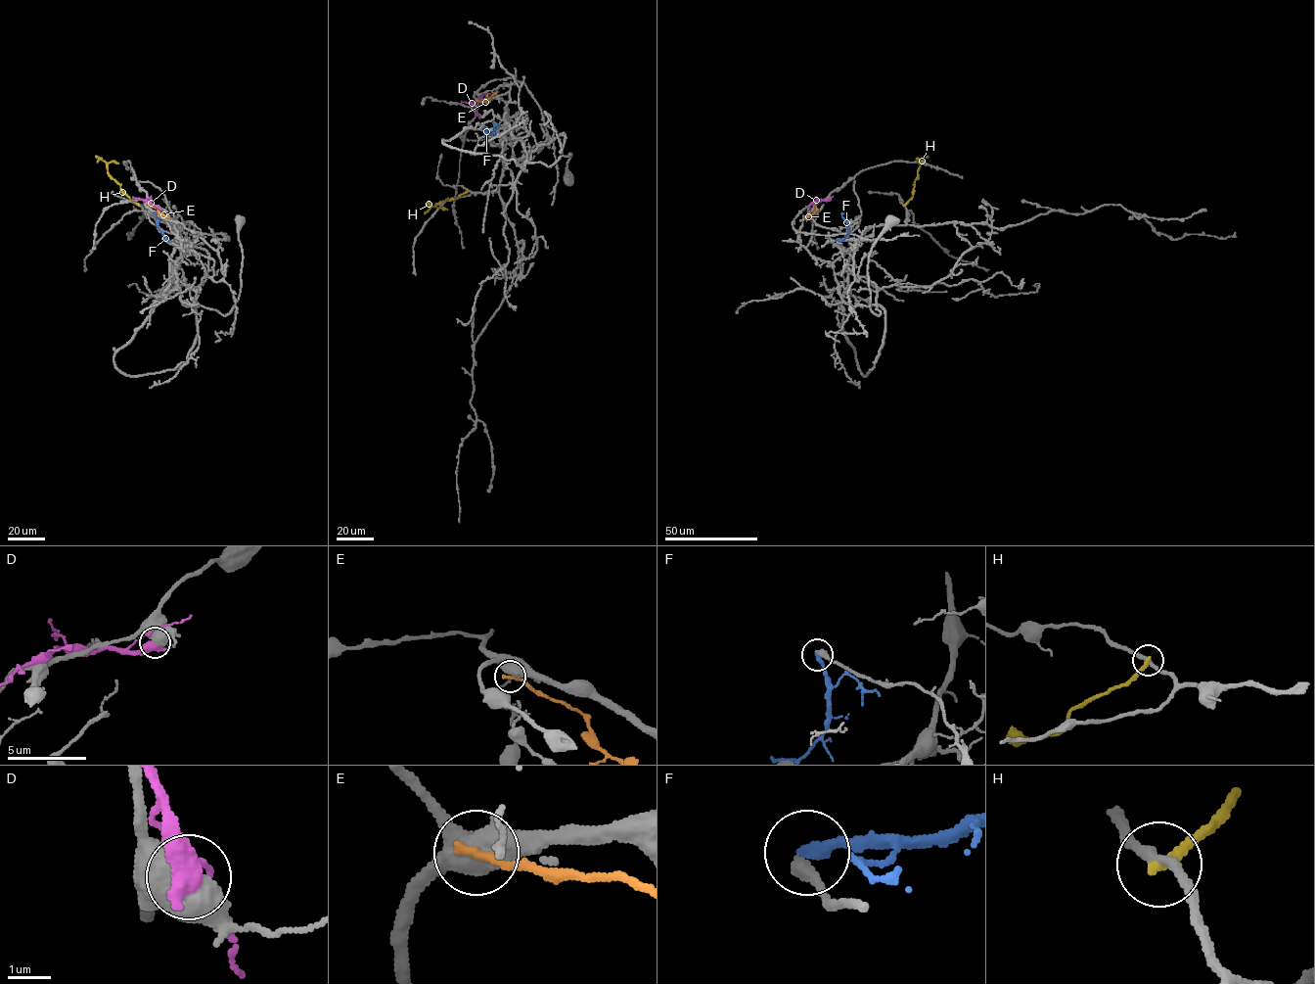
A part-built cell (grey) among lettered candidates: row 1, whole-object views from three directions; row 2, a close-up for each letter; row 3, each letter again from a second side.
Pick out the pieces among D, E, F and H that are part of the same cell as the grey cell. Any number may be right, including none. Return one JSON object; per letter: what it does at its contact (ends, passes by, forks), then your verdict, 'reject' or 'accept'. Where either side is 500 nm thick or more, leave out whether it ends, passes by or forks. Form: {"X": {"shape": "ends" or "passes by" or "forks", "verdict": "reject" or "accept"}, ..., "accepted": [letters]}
{"D": {"verdict": "reject"}, "E": {"verdict": "reject"}, "F": {"shape": "ends", "verdict": "reject"}, "H": {"shape": "ends", "verdict": "reject"}, "accepted": []}

